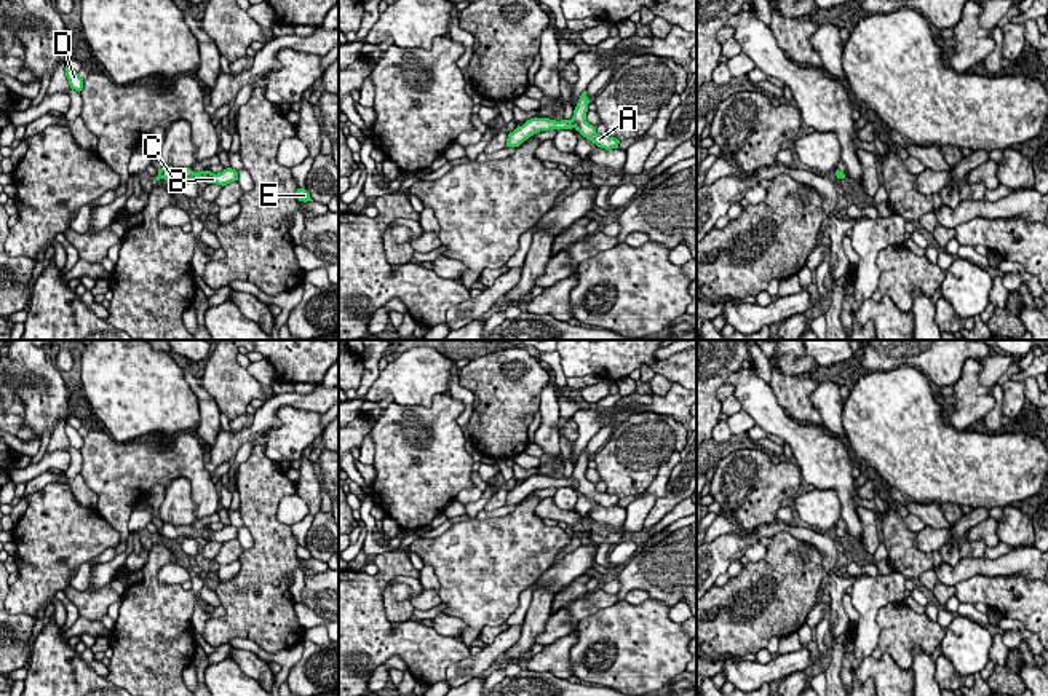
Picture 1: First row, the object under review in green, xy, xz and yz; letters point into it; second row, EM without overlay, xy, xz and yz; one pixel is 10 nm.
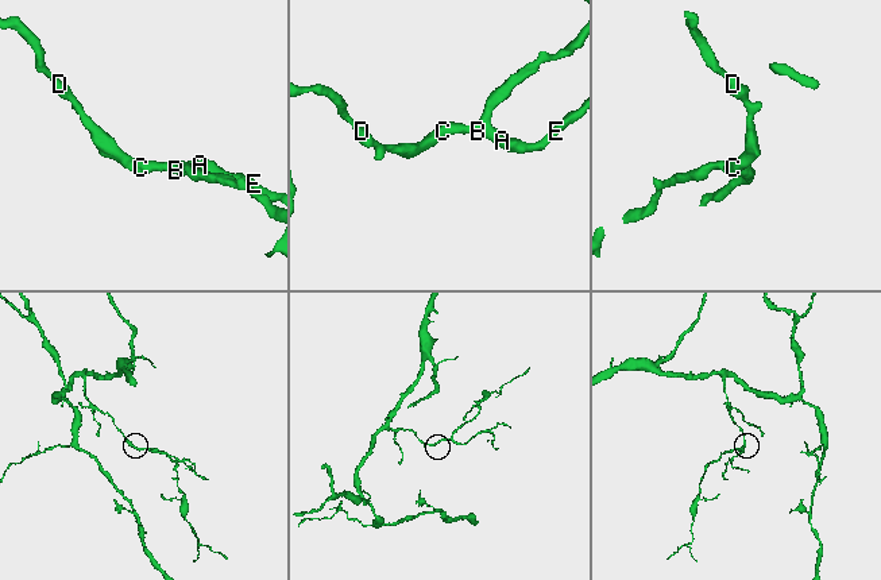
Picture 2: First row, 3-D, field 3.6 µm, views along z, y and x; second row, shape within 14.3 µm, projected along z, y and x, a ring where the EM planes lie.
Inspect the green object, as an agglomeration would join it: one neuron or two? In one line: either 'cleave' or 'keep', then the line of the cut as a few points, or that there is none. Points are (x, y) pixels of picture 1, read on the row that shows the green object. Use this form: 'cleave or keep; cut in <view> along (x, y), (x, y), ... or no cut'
keep; no cut

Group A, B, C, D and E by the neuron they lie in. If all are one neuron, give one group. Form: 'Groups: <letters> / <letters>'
Groups: A B C D E

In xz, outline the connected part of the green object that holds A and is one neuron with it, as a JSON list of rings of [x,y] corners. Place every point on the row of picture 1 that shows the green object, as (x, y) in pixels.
[[[586,91],[582,93],[574,117],[570,120],[550,120],[550,118],[530,118],[522,126],[518,126],[513,132],[508,134],[506,147],[519,147],[524,140],[540,131],[550,129],[572,129],[575,128],[583,137],[591,140],[601,148],[610,150],[618,148],[620,140],[609,136],[601,136],[596,132],[596,128],[586,121],[588,104],[591,101],[586,97]]]

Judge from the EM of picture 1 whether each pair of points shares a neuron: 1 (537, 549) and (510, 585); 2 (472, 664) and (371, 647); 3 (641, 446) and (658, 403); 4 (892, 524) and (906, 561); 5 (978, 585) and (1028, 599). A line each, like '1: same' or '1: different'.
1: same
2: different
3: different
4: same
5: same

